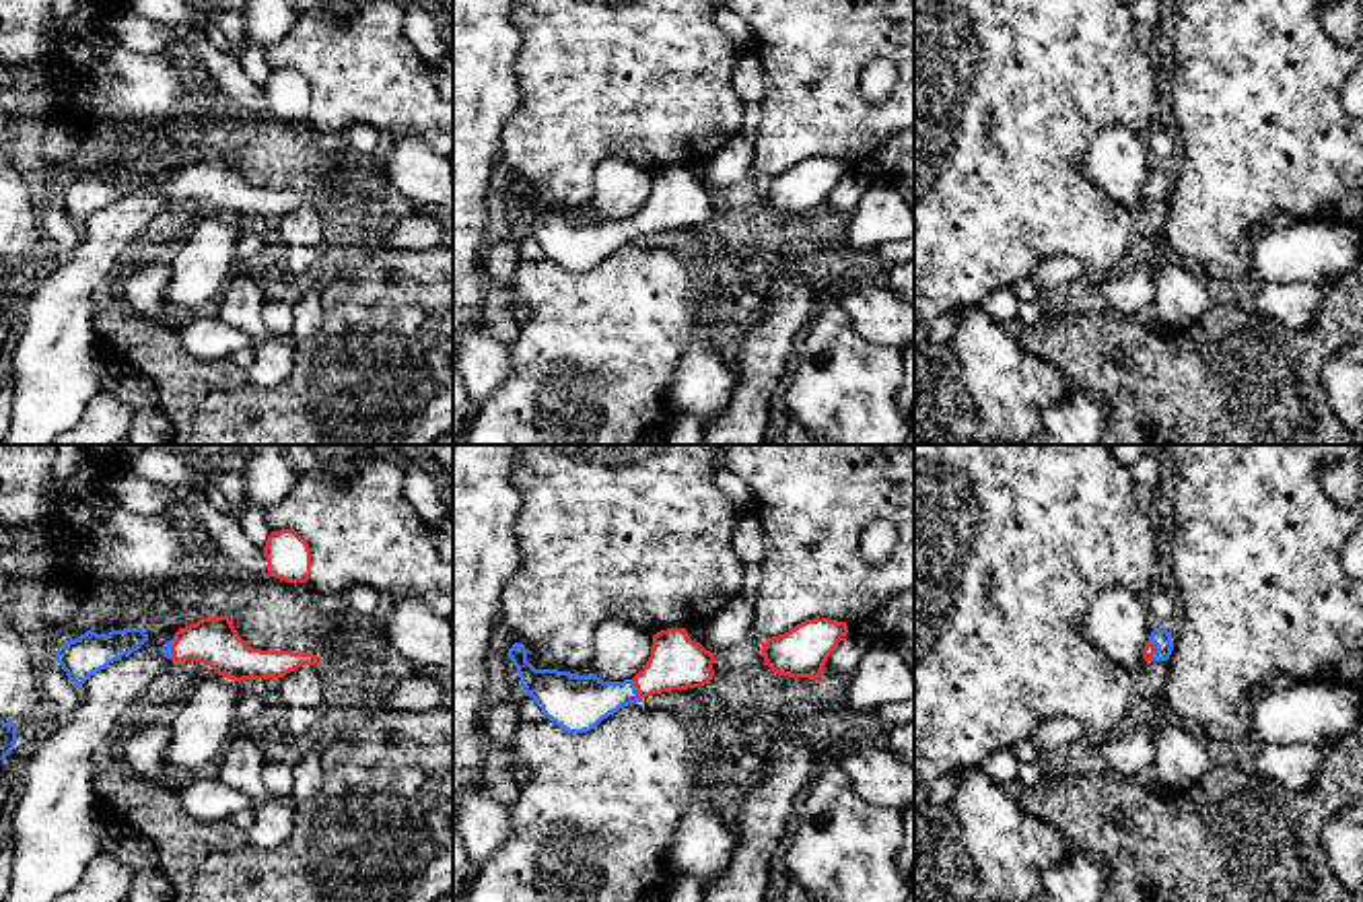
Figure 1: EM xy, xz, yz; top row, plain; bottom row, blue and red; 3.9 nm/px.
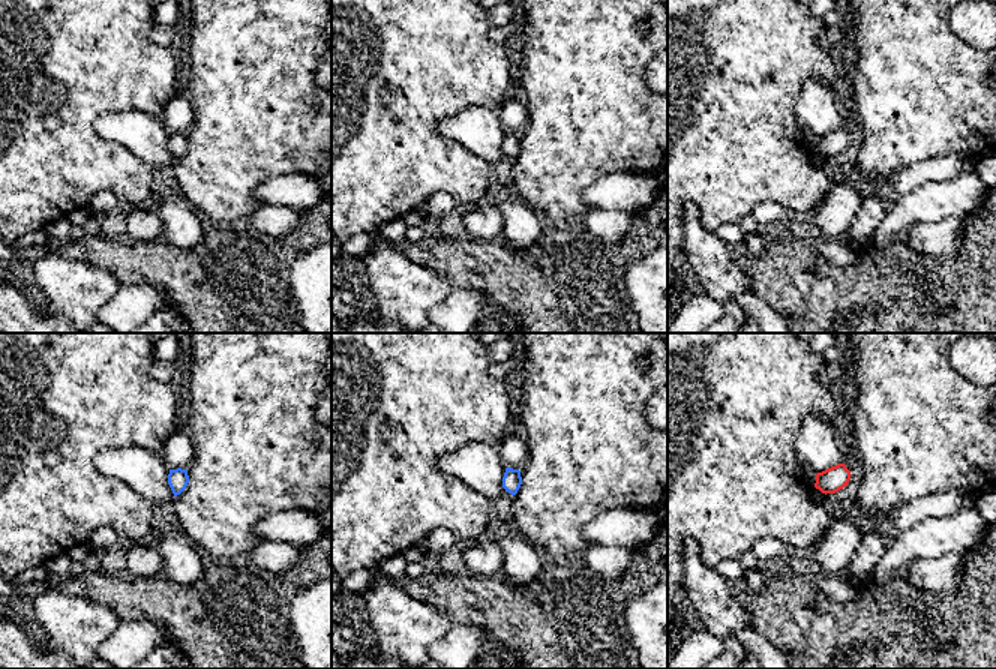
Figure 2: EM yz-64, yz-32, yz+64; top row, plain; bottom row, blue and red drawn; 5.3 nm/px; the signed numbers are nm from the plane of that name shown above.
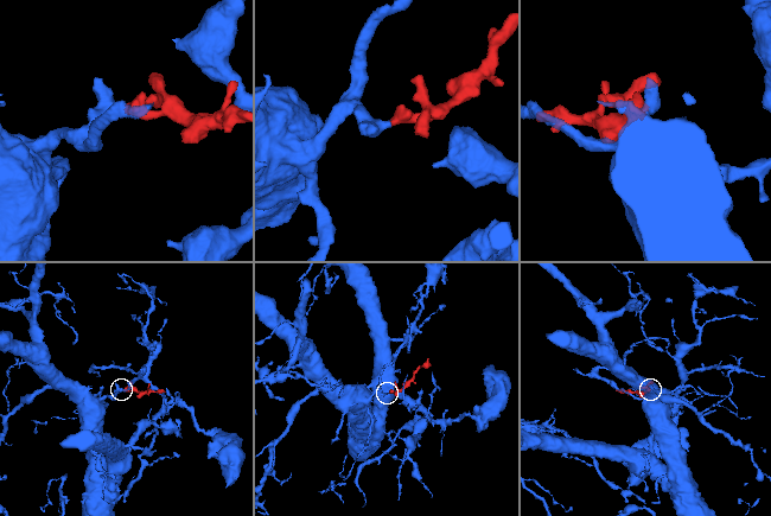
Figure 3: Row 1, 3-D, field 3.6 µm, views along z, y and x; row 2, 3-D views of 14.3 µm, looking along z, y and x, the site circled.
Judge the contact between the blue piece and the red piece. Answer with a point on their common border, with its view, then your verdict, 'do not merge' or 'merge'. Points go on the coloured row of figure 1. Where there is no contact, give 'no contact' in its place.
meets blue in xz at (635, 690); merge

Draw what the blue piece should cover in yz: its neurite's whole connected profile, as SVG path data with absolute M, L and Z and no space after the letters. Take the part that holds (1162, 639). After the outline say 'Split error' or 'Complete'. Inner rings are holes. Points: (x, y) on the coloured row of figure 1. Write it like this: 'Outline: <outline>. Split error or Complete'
Outline: M1153 628L1149 643L1143 649L1145 661L1167 661L1174 649L1172 632Z. Split error

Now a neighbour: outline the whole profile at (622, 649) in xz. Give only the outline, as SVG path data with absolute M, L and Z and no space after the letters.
M611 612L597 628L591 673L603 682L632 680L646 665L651 649L651 632Z

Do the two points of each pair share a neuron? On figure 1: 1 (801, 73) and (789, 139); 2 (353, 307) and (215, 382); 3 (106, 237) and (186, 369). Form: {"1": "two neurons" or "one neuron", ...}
{"1": "one neuron", "2": "two neurons", "3": "two neurons"}

